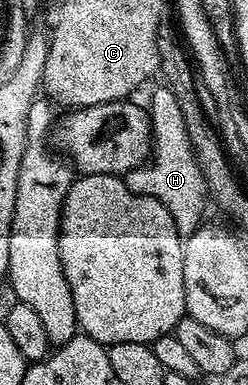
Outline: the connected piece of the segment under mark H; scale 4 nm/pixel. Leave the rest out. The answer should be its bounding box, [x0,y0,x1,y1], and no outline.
[124,85,208,241]

